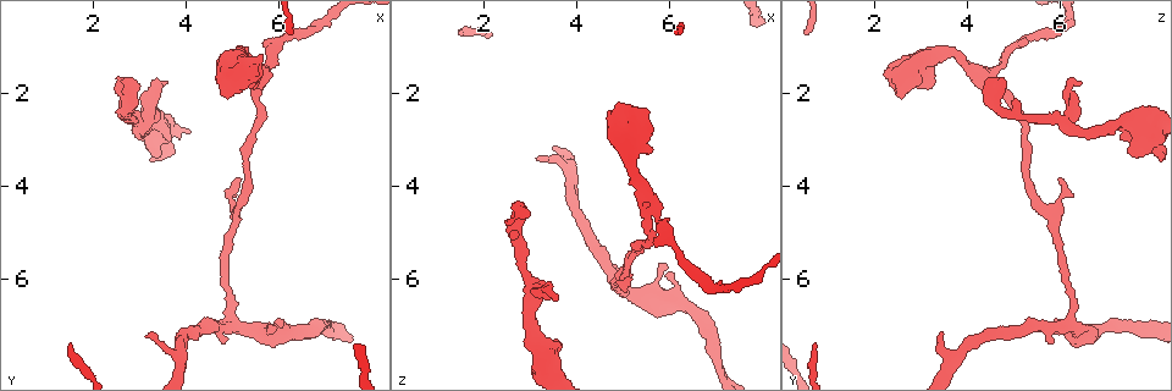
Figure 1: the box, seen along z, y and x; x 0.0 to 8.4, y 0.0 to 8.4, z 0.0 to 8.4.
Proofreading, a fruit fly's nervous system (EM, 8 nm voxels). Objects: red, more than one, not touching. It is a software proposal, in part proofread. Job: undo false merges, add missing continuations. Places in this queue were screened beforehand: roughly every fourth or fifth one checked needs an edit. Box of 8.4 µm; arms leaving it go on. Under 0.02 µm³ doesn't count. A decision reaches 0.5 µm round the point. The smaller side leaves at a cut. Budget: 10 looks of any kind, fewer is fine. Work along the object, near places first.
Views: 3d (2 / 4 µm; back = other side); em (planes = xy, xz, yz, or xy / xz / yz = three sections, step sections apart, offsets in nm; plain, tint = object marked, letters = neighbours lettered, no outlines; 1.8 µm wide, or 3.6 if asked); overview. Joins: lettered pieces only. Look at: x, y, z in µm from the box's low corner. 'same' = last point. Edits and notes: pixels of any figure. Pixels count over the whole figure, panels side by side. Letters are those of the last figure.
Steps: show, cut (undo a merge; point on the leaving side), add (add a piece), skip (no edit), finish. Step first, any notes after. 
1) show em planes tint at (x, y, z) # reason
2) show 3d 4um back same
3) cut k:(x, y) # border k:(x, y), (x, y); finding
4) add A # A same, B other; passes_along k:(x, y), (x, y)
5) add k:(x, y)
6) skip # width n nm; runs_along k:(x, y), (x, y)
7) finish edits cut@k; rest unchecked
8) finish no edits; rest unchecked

show em yz step 4 letters at (3.55, 1.80, 6.45) # an open end

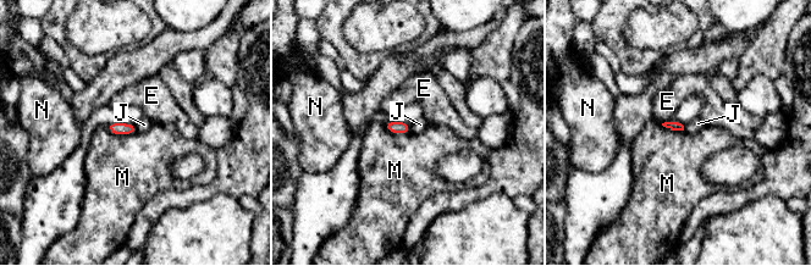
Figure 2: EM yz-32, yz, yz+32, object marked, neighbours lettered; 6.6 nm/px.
skip # longest_contact M 200 nm; E other, J other, M other, N other; border 2:(134, 125), (137, 131); no lettered piece goes on from it

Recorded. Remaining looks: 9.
show em planes plain at (2.50, 1.70, 4.85) # branch stops here

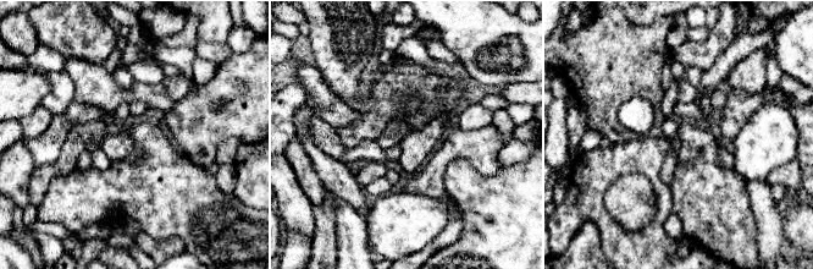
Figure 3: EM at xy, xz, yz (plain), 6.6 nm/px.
show em planes tint same # with the object marked

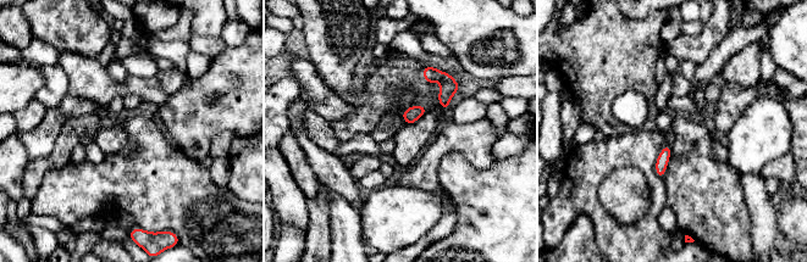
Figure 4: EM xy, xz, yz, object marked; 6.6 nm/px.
show em planes letters same

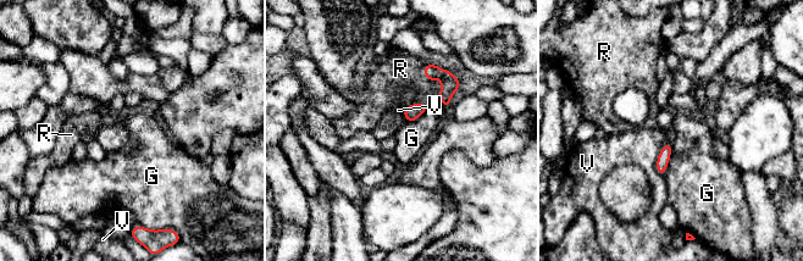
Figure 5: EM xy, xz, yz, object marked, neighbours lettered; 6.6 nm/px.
add 5:(400, 68) # longest_contact V 240 nm; G other, R same, V other; it goes on there

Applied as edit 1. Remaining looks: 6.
show em planes plain at (5.75, 1.60, 4.50) # branch point

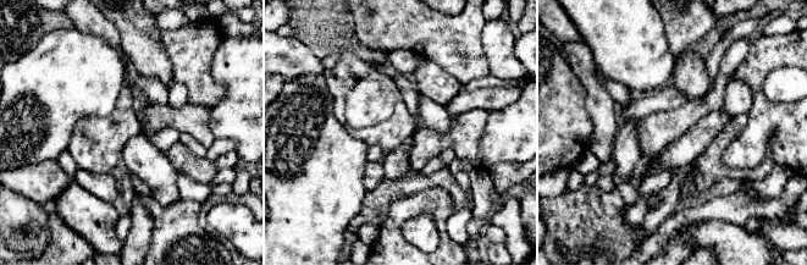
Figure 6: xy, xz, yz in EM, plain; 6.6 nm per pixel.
show em planes letters same # see the neighbours

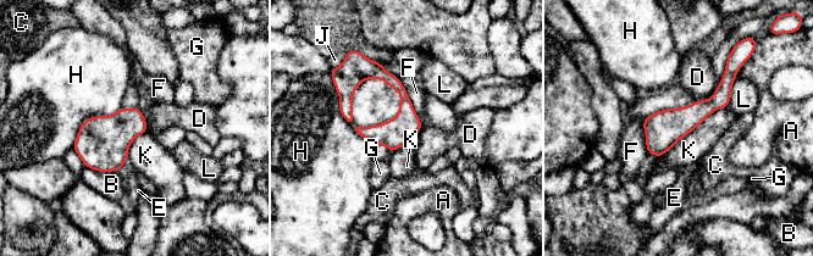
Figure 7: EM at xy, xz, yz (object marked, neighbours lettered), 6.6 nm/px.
skip # width 190 nm; A other, B other, C other, D other, E other, F other, G other, H other, J other, K other, L other; runs_along 7:(728, 73), (708, 106), (650, 150); one neuron here

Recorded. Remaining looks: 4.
show 3d 2um back at (3.45, 3.35, 7.75) # free end

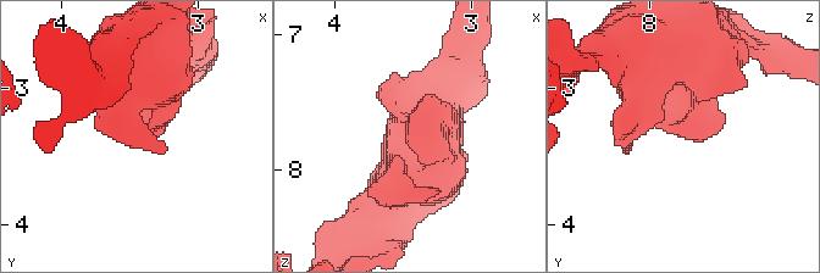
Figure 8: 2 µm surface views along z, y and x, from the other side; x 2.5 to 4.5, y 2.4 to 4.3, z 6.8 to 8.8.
show em yz step 16 tint at (3.42, 3.38, 7.72) # shape alone is not enough

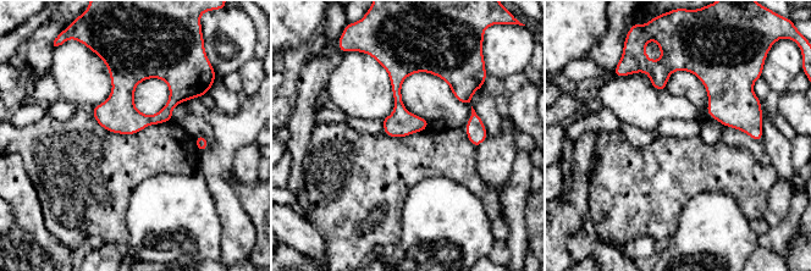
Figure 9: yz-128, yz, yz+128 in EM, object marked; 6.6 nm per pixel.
show em planes letters same # another direction

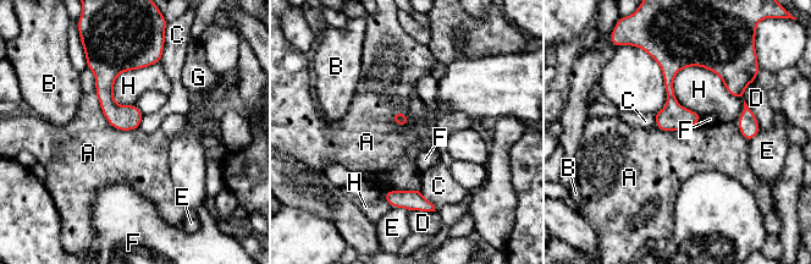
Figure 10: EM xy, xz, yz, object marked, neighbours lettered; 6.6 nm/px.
skip # A other, B other, C other, D other, E other, F other, G other, H other; border 10:(87, 66), (104, 117), (138, 128); none of them fits

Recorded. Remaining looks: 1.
finish edits add@5; rest unchecked

